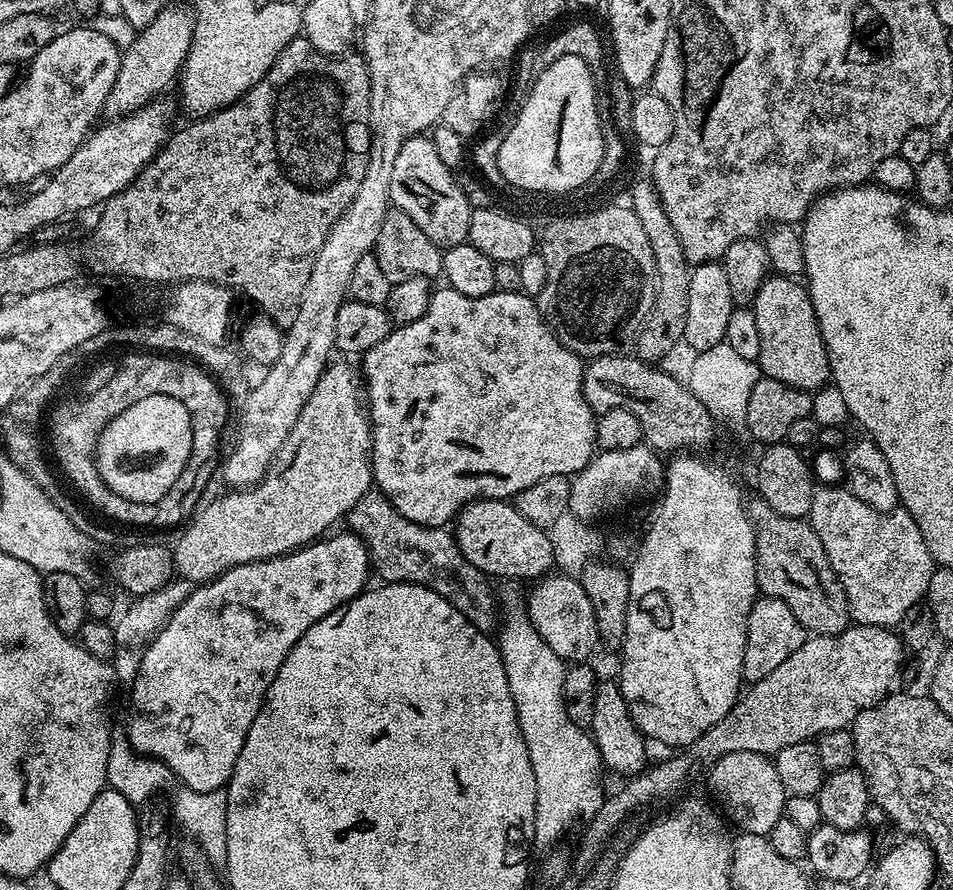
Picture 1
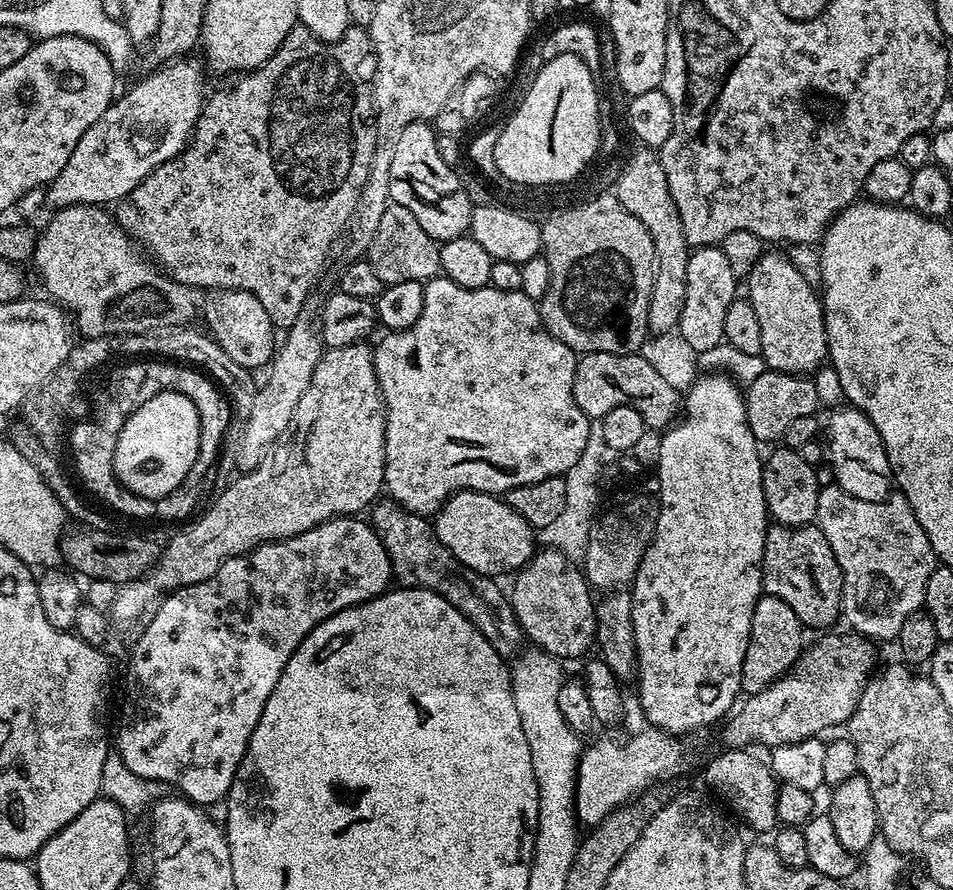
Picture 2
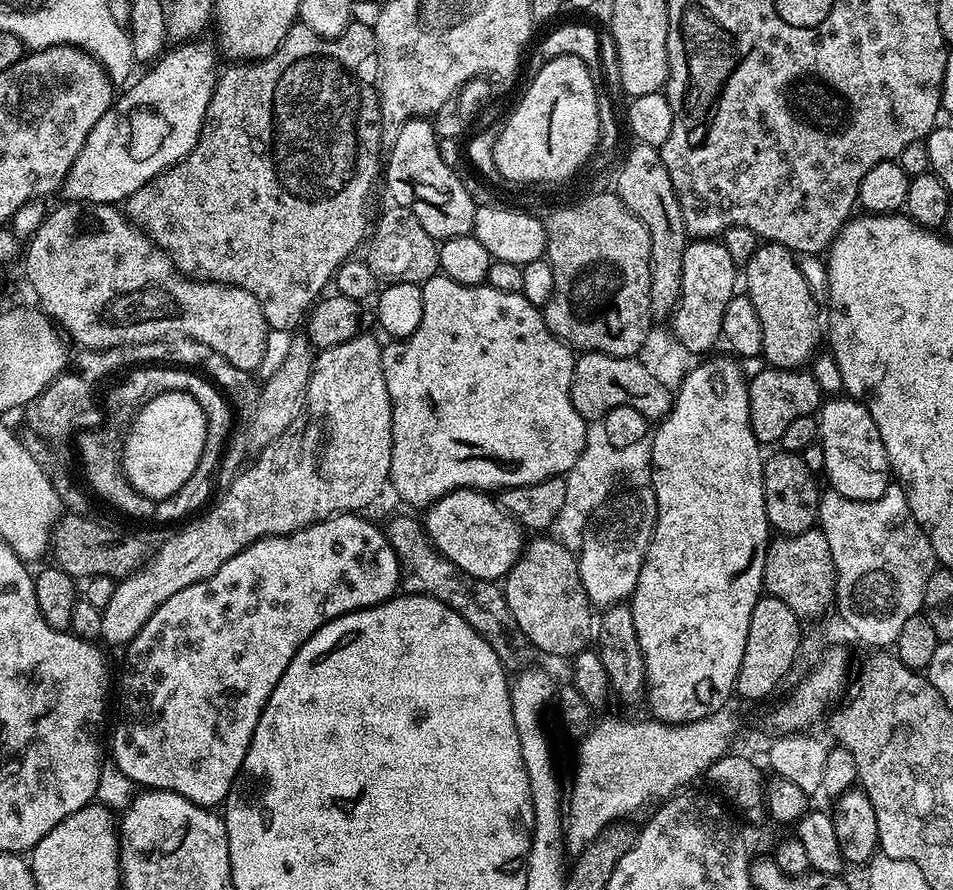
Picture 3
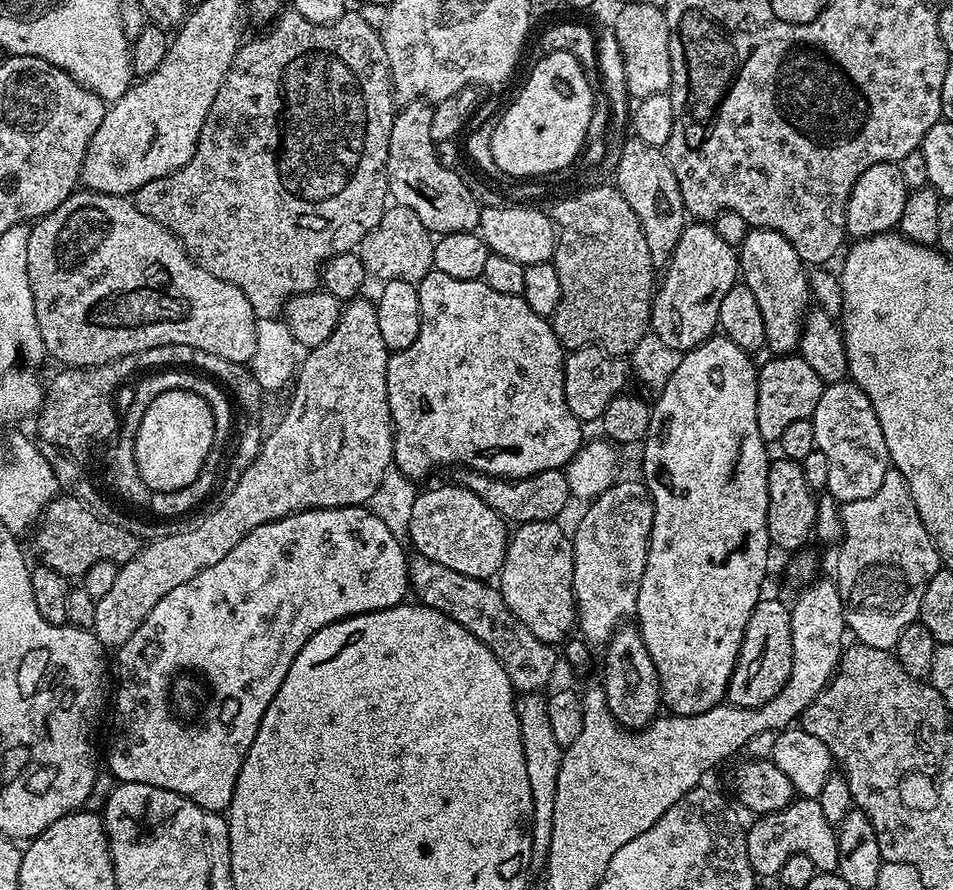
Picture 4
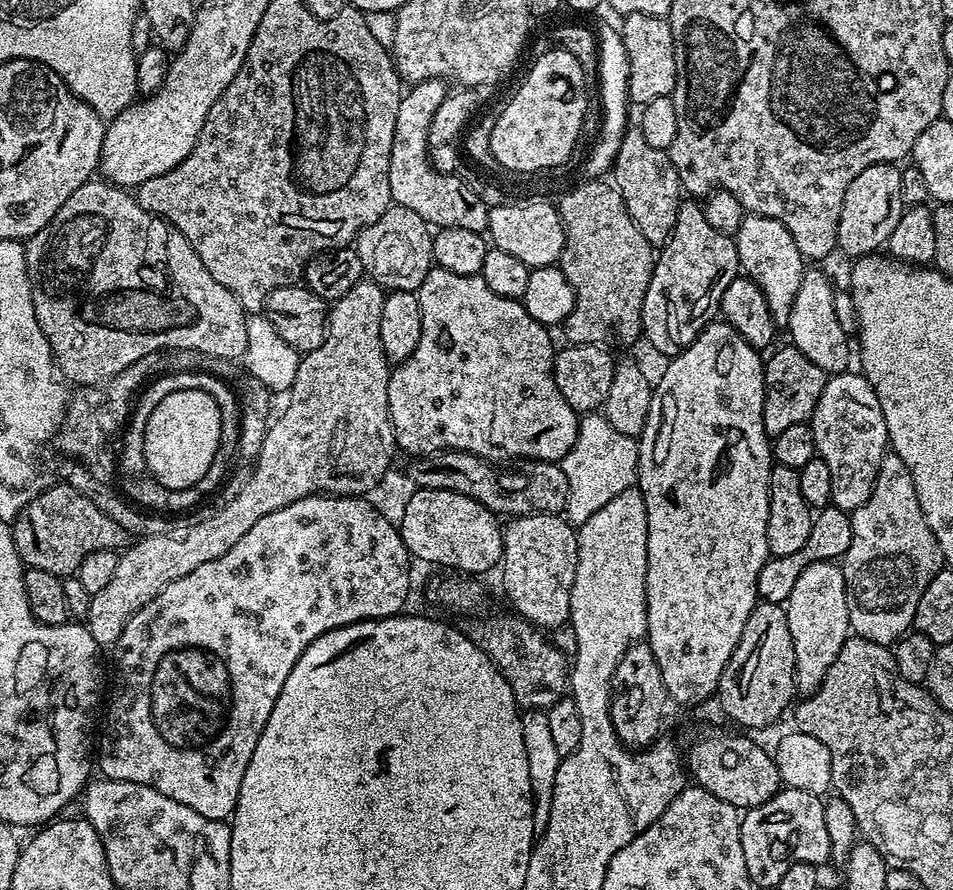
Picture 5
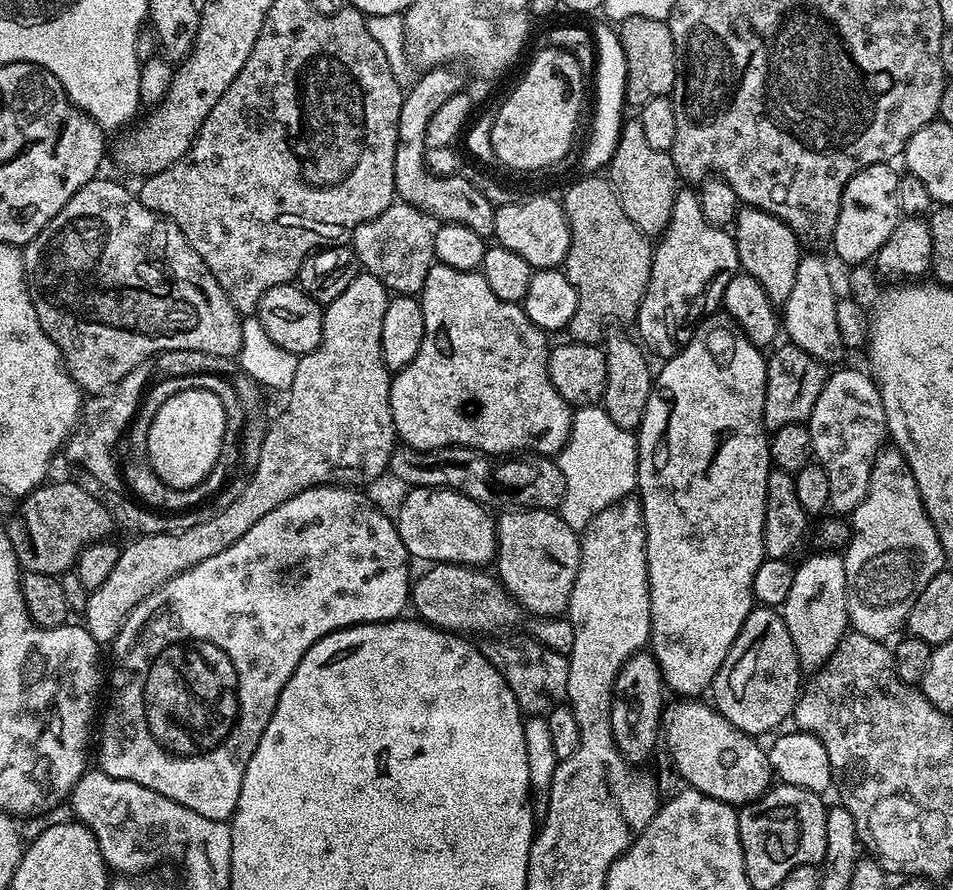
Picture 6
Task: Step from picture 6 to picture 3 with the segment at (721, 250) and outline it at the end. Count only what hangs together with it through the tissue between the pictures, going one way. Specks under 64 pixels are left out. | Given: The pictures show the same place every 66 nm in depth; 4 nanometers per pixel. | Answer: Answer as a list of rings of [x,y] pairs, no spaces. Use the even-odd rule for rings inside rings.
[[[696,238],[689,243],[682,258],[680,297],[670,313],[670,331],[693,354],[708,354],[721,339],[722,314],[726,302],[738,292],[738,263],[730,256],[726,246],[716,238]]]

